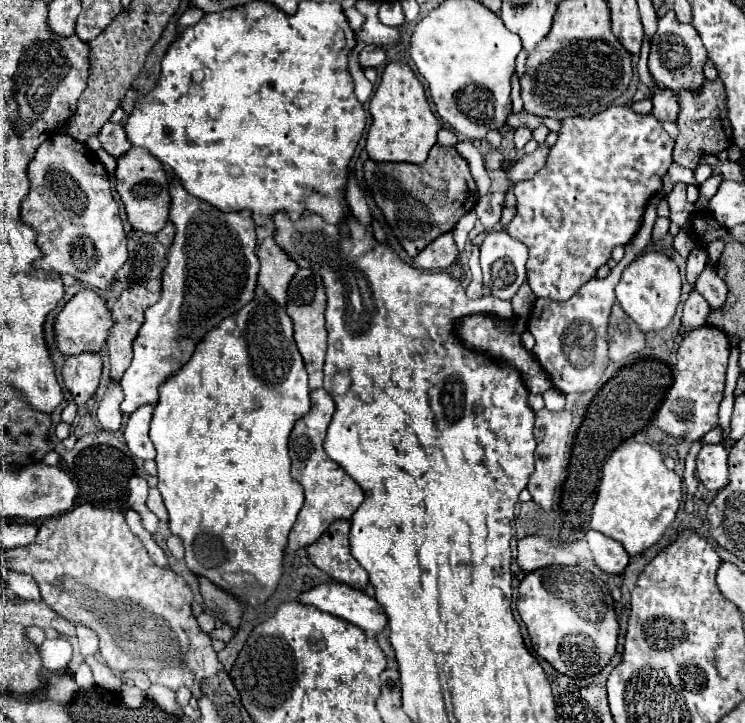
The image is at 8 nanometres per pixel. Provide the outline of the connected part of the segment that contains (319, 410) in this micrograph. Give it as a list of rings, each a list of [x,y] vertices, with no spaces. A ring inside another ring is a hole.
[[[312,390],[310,392],[310,410],[294,424],[292,434],[290,434],[290,458],[292,458],[292,478],[296,478],[304,486],[306,502],[298,514],[296,524],[290,530],[290,540],[286,552],[292,554],[300,546],[310,546],[316,542],[324,530],[334,522],[334,520],[350,520],[352,514],[358,510],[358,506],[364,500],[362,488],[340,468],[340,464],[332,462],[322,448],[330,418],[334,414],[334,400],[332,396],[324,390]]]

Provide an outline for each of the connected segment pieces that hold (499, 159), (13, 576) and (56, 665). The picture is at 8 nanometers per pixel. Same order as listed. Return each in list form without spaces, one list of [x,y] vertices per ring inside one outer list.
[[[488,150],[484,154],[484,162],[486,162],[486,168],[488,170],[498,170],[504,164],[504,156],[502,156],[500,150]]]
[[[10,572],[10,576],[8,576],[8,586],[10,586],[10,590],[12,590],[18,598],[24,598],[24,600],[42,600],[36,580],[34,580],[32,576],[28,576],[28,574]]]
[[[56,638],[56,640],[44,640],[38,646],[42,666],[50,672],[62,672],[66,670],[70,658],[72,658],[72,646],[68,644],[66,638]]]

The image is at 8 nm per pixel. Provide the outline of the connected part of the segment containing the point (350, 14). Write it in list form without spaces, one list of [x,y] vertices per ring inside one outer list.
[[[354,7],[345,10],[345,15],[349,26],[355,32],[360,29],[360,27],[365,21],[365,17],[360,12],[358,12]]]

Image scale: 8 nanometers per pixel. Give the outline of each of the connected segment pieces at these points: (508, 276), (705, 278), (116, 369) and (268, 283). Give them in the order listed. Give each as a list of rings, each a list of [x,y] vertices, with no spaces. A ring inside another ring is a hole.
[[[504,230],[488,232],[480,244],[480,268],[484,274],[484,286],[492,296],[500,300],[512,300],[520,284],[526,280],[526,256],[524,244],[514,240]]]
[[[710,266],[704,268],[704,272],[700,274],[700,278],[696,280],[696,288],[694,290],[704,296],[704,300],[710,306],[710,310],[724,308],[724,302],[726,302],[726,284],[714,272],[714,268],[710,268]]]
[[[132,286],[124,290],[112,306],[116,324],[106,342],[110,356],[110,380],[120,382],[132,360],[132,342],[144,324],[144,310],[156,304],[156,300],[160,300],[158,292],[148,292],[144,286]]]
[[[274,236],[262,242],[262,248],[258,248],[258,258],[260,258],[262,288],[274,302],[286,306],[286,290],[292,276],[298,270],[296,262],[282,252],[282,248],[274,242]]]

